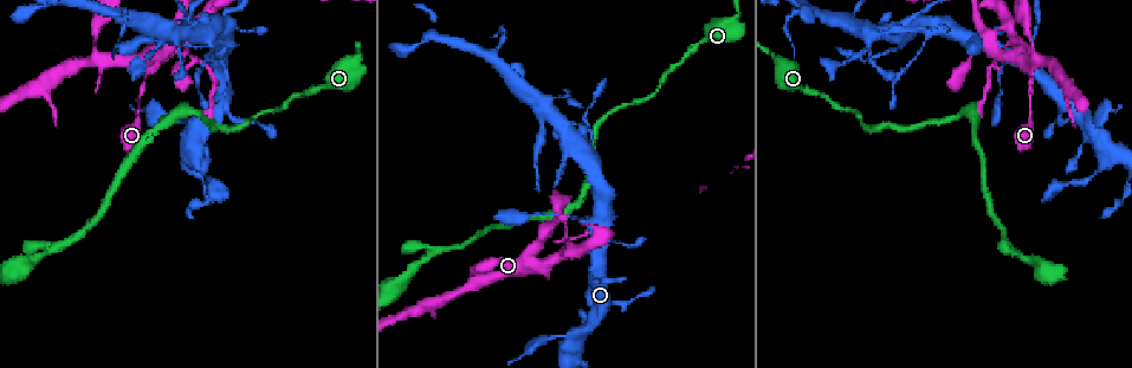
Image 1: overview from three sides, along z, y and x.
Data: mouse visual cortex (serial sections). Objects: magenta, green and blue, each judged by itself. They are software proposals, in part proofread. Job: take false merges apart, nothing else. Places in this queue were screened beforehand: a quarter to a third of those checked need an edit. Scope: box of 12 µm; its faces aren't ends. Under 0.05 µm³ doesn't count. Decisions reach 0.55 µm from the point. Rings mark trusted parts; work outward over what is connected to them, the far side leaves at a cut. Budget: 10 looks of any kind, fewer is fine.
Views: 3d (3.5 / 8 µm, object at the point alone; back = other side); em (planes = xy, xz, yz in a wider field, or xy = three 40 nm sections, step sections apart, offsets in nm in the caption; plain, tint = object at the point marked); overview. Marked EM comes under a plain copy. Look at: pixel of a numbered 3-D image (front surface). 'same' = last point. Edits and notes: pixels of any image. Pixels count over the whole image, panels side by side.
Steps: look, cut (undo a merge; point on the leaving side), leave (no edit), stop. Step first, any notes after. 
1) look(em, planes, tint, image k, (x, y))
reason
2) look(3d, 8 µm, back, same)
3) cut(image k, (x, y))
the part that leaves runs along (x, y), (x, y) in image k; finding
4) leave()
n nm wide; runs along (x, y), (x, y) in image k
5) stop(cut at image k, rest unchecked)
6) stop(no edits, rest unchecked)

look(3d, 3.5 µm, back, image 1, (601, 224))
branch point

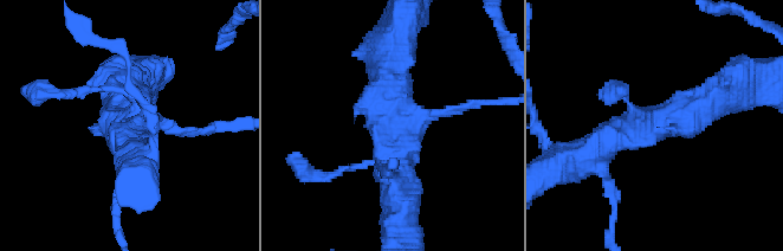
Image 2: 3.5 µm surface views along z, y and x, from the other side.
look(em, xy, step 2, tint, image 2, (128, 120))

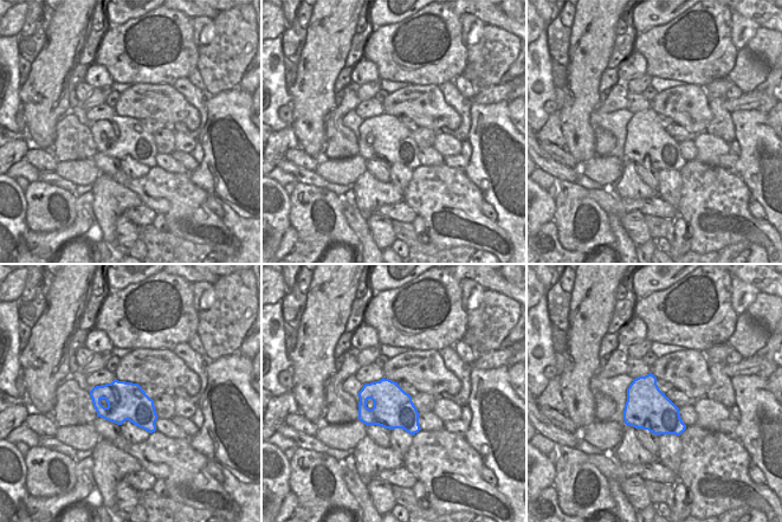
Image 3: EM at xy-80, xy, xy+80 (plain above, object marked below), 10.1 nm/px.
leave()
runs along (584, 155), (615, 134), (724, 97) in image 2; all the same cell

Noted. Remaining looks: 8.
look(3d, 3.5 µm, image 1, (473, 283))

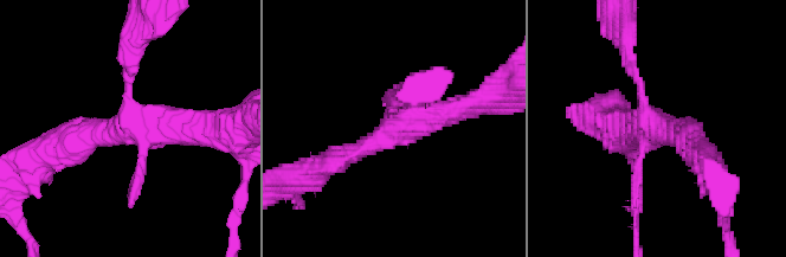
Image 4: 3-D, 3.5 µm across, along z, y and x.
look(em, xy, step 2, tint, image 4, (133, 128))
shape alone is not enough

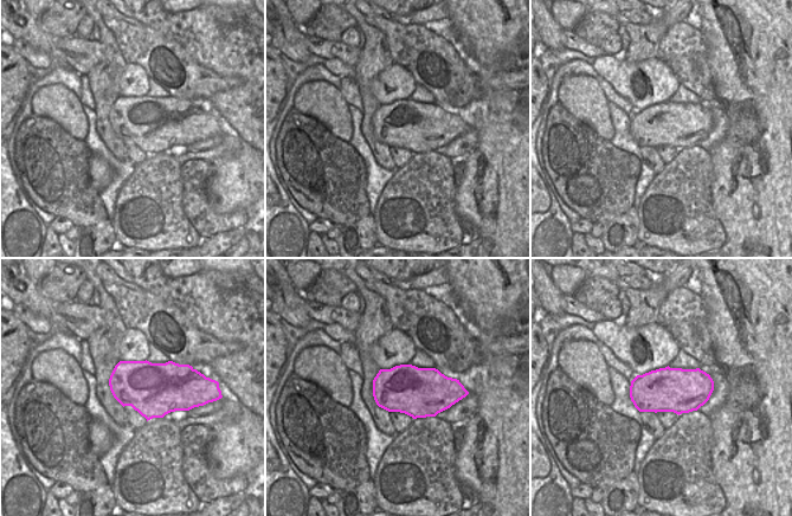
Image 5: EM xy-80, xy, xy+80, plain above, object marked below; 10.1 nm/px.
leave()
500 nm wide; runs along (474, 104), (390, 132), (332, 162) in image 4; all the same cell

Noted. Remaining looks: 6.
look(em, planes, tint, image 1, (433, 251))
a narrow waist

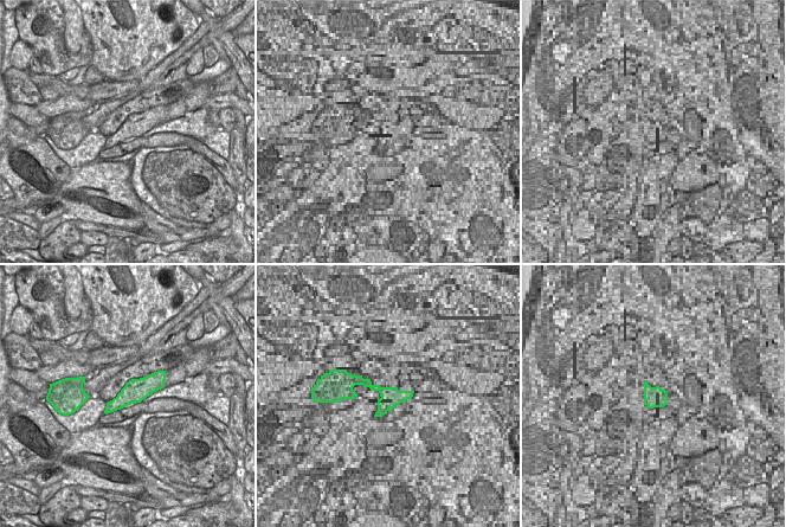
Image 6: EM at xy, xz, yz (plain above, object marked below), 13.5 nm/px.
look(3d, 3.5 µm, same)

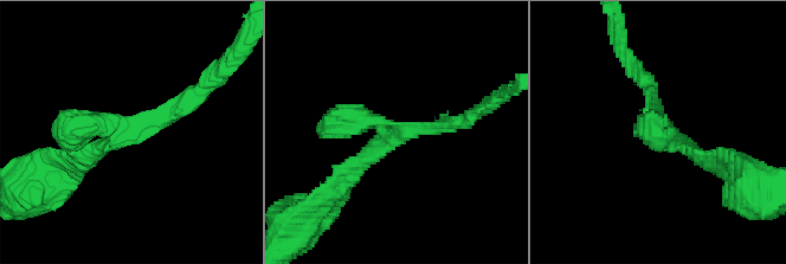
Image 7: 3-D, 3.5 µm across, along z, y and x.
leave()
one cell here

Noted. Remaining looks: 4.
look(3d, 3.5 µm, image 1, (868, 39))
four or more arms meet

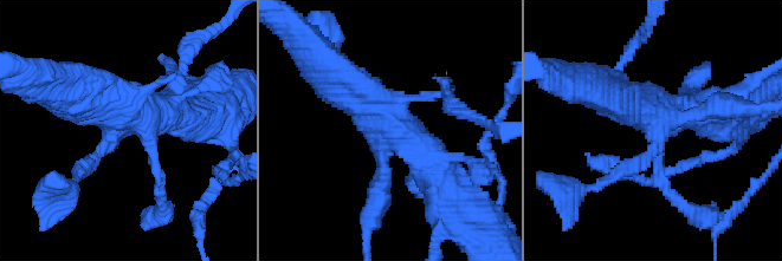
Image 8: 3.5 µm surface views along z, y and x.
look(em, xy, step 5, tint, image 8, (656, 126))

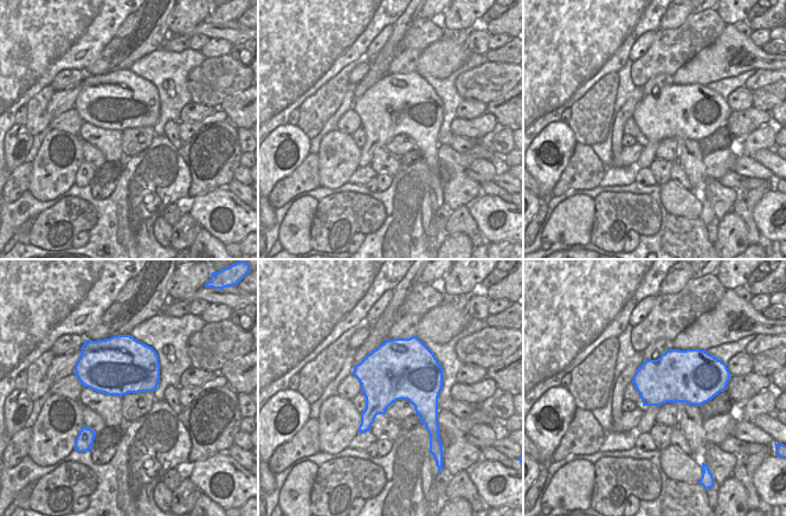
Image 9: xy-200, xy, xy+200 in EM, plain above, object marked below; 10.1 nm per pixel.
look(em, planes, tint, same)
another direction

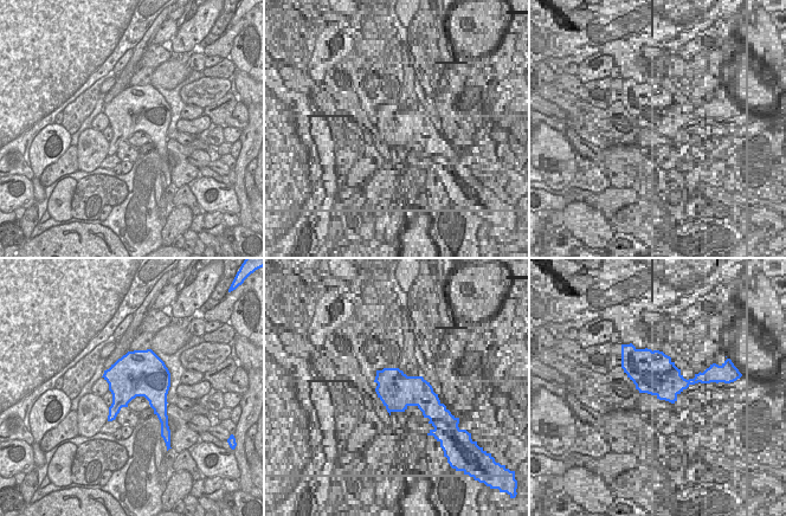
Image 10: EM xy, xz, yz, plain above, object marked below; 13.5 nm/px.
leave()
all the same cell

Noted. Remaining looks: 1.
stop(no edits, rest unchecked)

